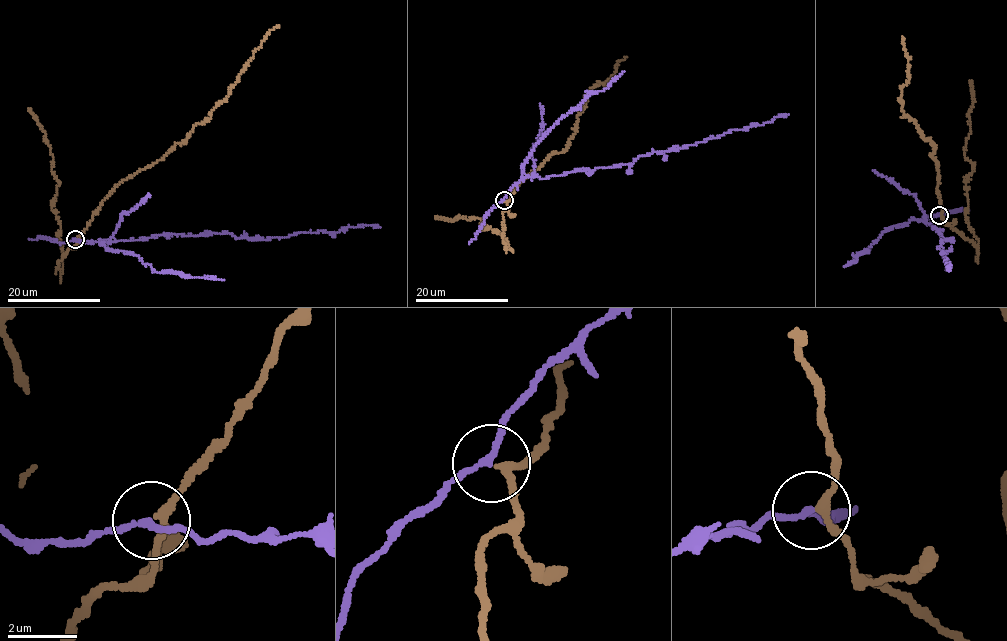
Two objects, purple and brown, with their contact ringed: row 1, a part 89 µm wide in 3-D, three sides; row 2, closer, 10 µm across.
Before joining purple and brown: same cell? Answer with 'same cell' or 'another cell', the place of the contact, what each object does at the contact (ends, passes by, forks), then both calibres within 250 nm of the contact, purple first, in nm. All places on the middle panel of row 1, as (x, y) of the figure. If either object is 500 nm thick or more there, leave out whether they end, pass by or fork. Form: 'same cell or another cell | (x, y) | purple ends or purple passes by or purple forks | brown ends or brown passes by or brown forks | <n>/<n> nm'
another cell | (504, 200) | purple passes by | brown passes by | 170/200 nm

